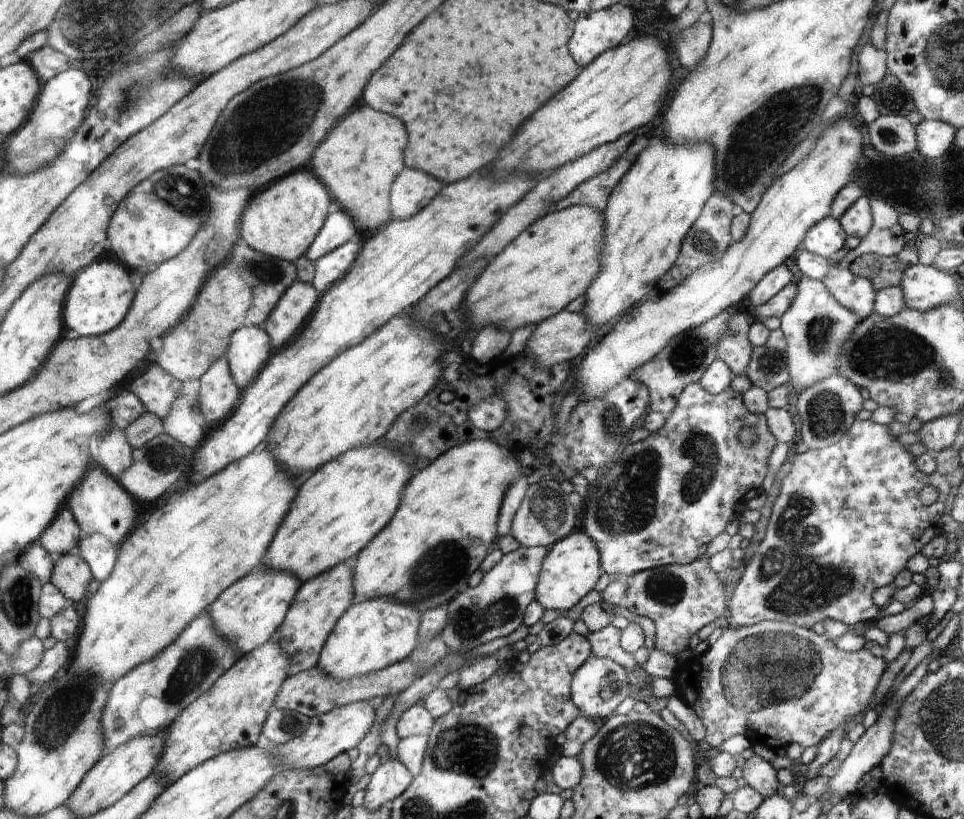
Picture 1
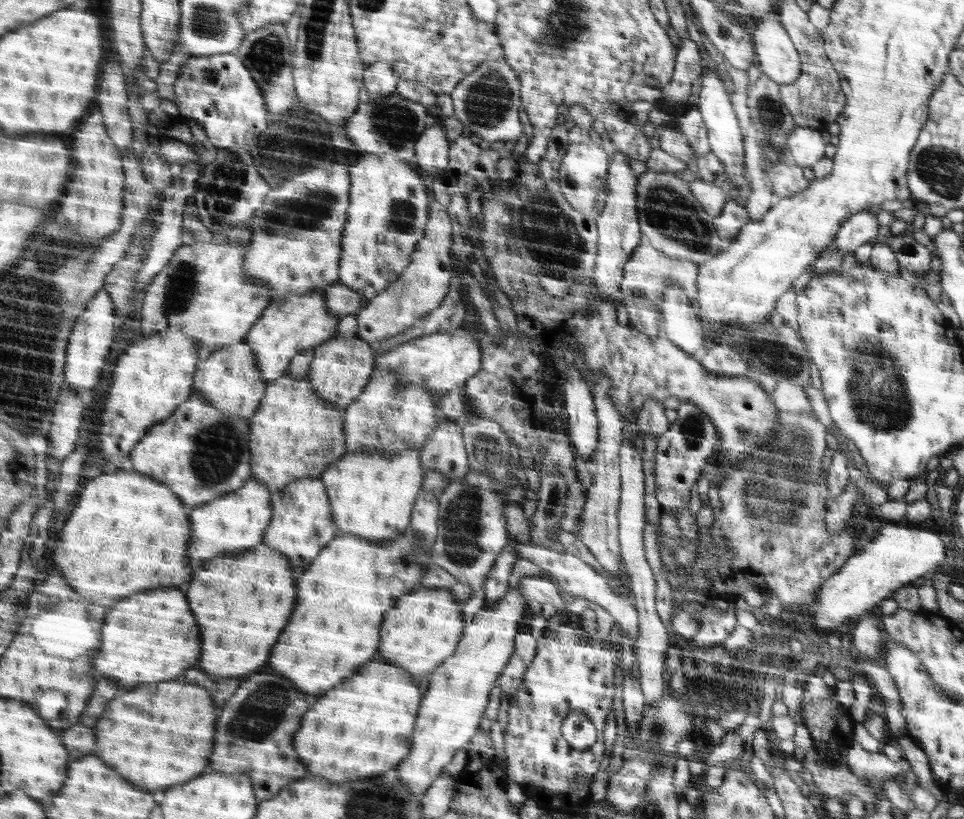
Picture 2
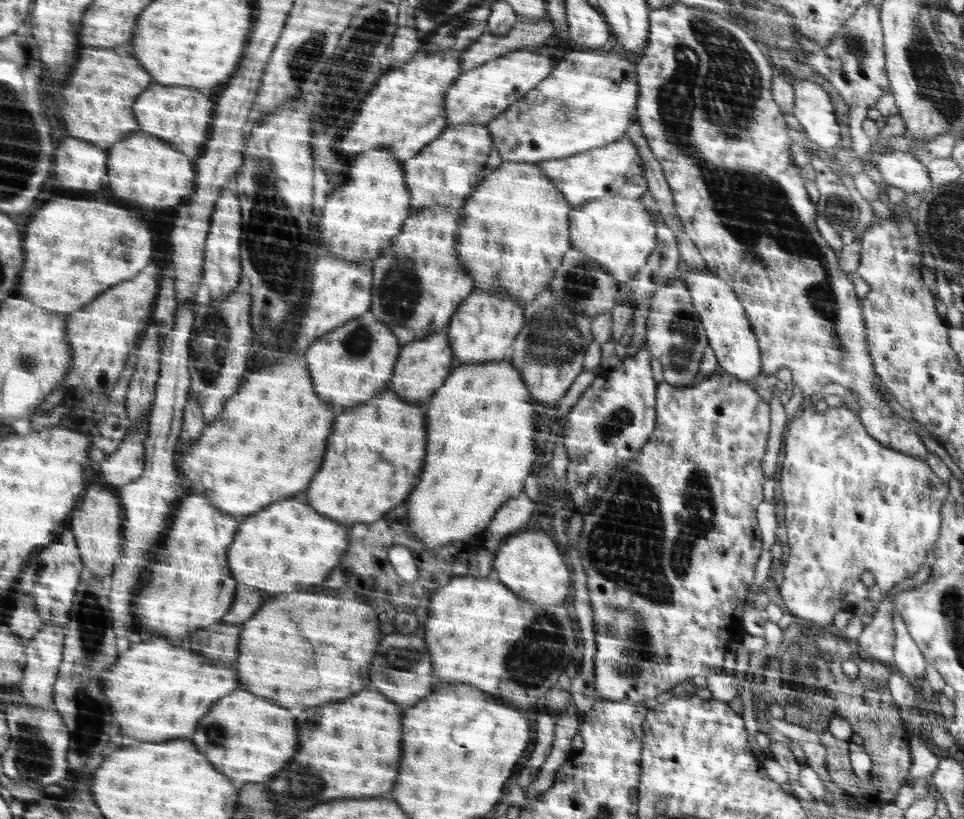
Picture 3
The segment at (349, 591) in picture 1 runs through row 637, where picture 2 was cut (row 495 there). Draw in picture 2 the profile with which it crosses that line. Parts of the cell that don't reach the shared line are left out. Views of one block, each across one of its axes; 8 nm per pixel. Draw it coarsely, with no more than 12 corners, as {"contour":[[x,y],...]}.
{"contour":[[321,477],[271,494],[263,542],[302,574],[339,534]]}

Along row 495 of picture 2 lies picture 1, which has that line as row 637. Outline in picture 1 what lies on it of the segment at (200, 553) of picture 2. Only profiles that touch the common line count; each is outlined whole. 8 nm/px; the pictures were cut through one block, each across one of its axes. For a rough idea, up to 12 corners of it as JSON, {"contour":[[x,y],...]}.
{"contour":[[260,563],[212,606],[242,657],[282,627],[302,583]]}

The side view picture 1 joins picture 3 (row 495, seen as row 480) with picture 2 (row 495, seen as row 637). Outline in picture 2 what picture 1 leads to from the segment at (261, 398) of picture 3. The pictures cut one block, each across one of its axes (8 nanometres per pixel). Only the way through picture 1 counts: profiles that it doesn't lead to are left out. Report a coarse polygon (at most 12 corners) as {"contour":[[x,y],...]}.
{"contour":[[142,472],[89,480],[52,546],[80,594],[195,579],[191,512]]}

